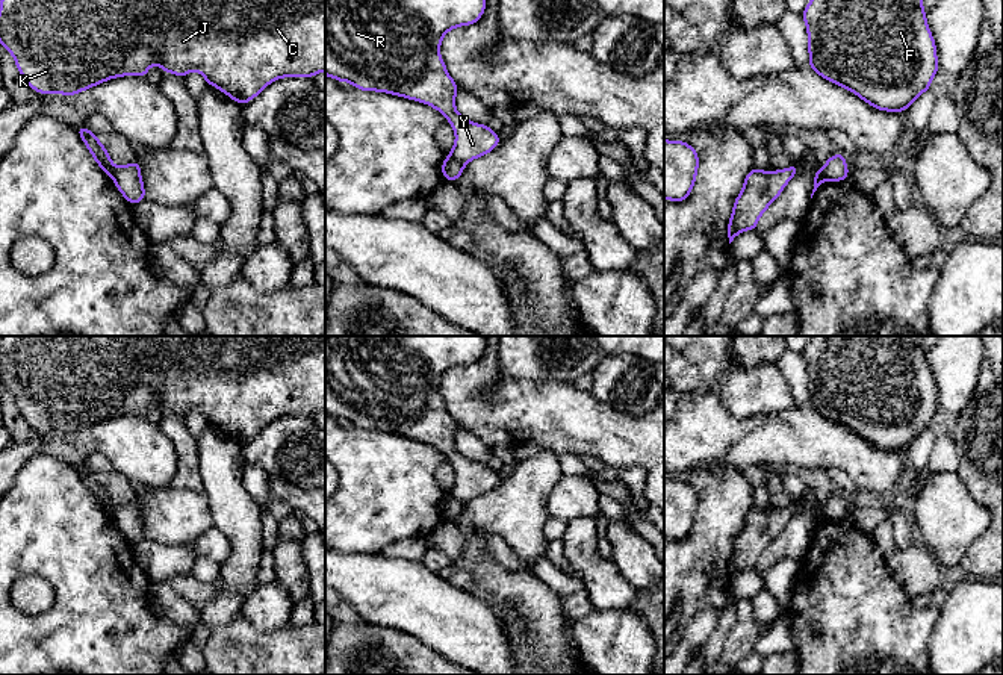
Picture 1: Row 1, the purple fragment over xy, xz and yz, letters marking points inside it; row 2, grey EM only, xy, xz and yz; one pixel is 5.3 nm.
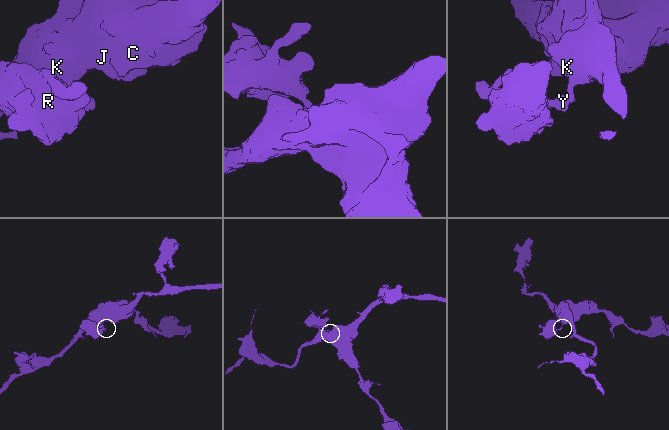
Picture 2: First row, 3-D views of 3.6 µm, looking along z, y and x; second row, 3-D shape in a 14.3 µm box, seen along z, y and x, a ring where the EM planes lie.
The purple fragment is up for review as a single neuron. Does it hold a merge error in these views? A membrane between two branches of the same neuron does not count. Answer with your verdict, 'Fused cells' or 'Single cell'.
Fused cells

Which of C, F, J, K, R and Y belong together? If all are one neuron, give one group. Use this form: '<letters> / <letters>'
C F J K / R Y

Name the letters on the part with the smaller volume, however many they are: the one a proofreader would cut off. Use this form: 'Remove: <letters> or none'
Remove: R, Y

